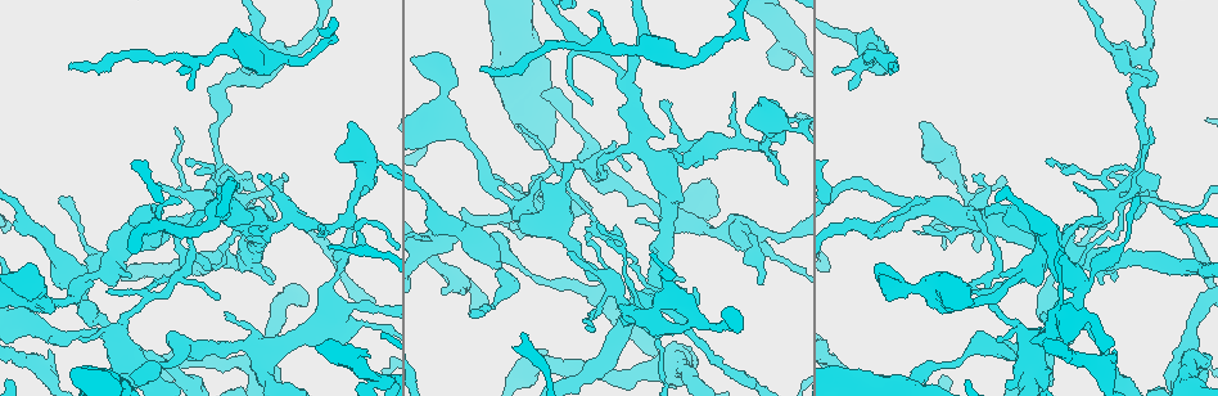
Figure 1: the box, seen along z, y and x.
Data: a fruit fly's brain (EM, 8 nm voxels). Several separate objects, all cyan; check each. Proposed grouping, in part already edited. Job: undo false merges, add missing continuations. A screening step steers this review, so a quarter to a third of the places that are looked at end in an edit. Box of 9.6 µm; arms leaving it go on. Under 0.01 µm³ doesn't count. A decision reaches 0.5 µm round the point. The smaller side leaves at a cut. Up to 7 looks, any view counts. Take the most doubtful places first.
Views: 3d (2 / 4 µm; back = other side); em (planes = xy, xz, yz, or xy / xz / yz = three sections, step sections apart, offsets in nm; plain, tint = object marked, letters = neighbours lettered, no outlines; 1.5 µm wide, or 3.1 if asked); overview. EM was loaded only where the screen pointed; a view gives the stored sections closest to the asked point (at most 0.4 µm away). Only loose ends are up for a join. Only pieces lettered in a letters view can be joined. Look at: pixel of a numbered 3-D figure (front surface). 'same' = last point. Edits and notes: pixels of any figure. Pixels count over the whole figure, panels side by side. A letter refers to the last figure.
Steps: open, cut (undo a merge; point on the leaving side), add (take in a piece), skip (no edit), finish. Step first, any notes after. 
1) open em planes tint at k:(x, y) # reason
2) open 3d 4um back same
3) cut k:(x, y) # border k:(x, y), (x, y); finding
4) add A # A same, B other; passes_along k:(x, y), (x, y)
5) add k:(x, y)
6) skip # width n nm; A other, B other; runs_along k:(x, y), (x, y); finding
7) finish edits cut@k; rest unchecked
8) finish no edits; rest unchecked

open em planes letters at 1:(154, 216) # an open end

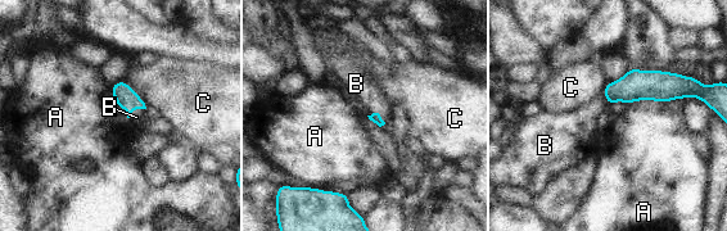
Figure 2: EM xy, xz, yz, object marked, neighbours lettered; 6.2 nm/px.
add B # A other, B same, C other; passes_along 2:(126, 98), (131, 112), (136, 117); the cell continues

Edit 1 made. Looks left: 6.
open em yz step 8 tint at 1:(367, 222) # sharp bend

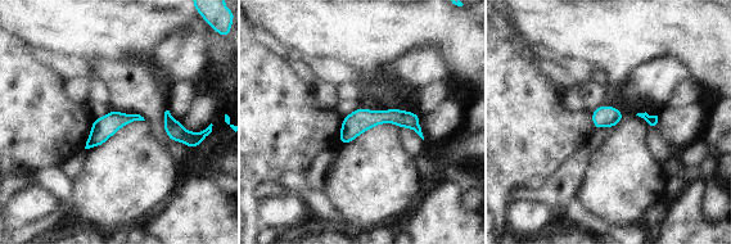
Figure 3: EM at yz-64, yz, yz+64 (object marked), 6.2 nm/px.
open em planes tint same # cut it another way

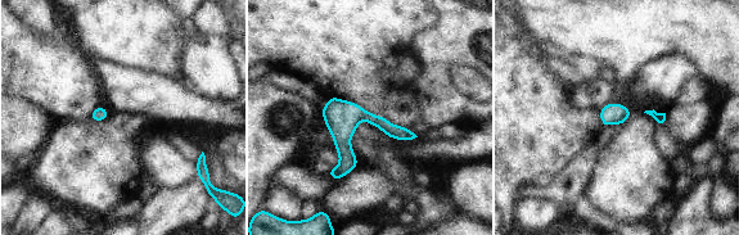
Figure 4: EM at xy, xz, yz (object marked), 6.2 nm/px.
open em planes letters same # see the neighbours

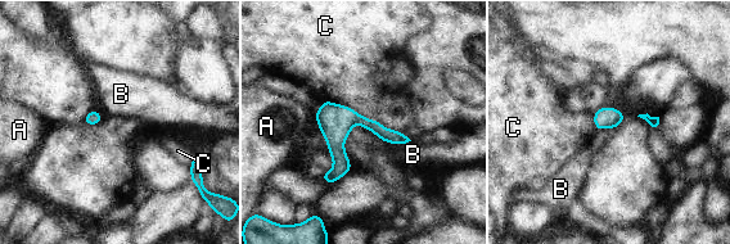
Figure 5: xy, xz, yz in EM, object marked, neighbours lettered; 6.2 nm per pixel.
skip # longest_contact B 400 nm; A other, B other, C other; continuous, no second cell

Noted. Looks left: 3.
finish edits add@2; rest unchecked

